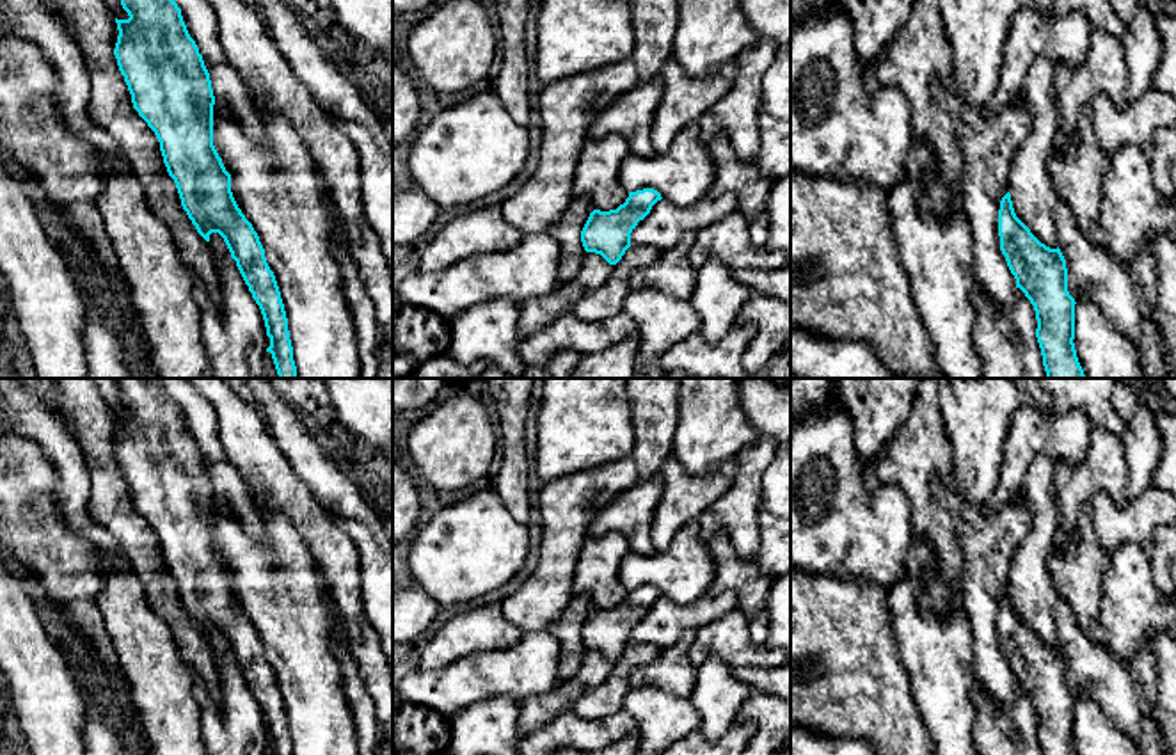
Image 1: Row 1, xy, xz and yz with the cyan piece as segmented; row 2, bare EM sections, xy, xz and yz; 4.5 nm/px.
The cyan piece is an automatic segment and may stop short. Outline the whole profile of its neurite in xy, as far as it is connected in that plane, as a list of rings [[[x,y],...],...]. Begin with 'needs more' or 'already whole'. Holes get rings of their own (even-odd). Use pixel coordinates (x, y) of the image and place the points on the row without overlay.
already whole | [[[117,378],[128,417],[117,417],[114,453],[133,506],[155,529],[181,604],[210,640],[219,631],[261,707],[272,755],[293,755],[288,716],[252,622],[231,590],[231,572],[213,544],[210,471],[178,401],[151,378]]]

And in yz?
already whole | [[[1011,592],[998,608],[1000,648],[1036,709],[1036,735],[1043,755],[1077,755],[1075,696],[1068,689],[1068,666],[1061,647],[1041,641],[1016,615]]]

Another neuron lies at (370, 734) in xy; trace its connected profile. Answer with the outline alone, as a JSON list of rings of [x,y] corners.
[[[322,576],[320,583],[330,606],[332,624],[338,632],[338,640],[332,645],[332,654],[341,666],[343,689],[354,714],[359,755],[380,755],[382,744],[385,743],[384,728],[377,718],[375,703],[366,691],[364,679],[359,673],[355,657],[350,650],[350,640],[345,631],[343,618],[338,613]]]

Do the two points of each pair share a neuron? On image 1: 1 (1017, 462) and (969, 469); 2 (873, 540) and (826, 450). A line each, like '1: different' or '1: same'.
1: different
2: same

